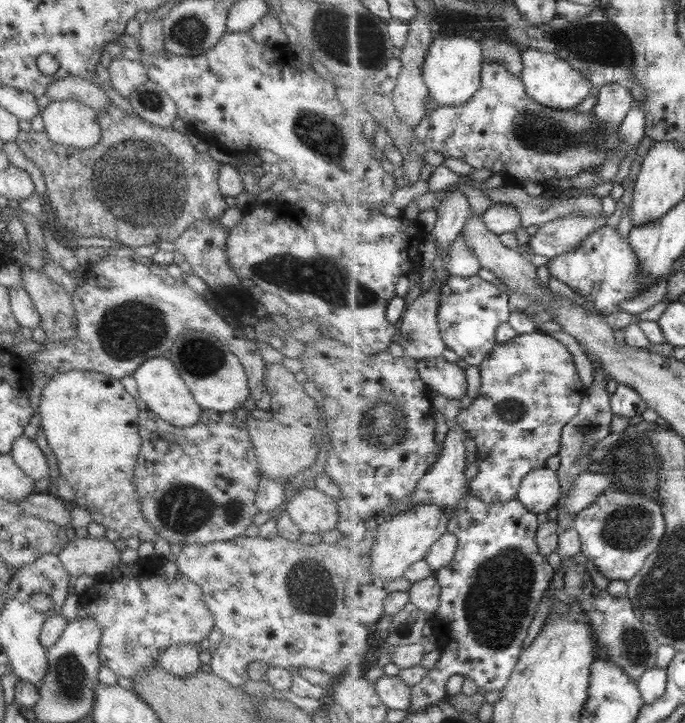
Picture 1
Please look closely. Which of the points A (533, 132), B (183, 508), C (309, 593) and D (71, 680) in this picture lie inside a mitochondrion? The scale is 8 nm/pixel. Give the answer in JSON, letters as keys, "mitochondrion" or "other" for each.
{"A":"mitochondrion","B":"mitochondrion","C":"mitochondrion","D":"mitochondrion"}

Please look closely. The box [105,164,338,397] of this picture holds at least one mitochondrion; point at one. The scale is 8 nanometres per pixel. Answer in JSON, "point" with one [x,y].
{"point":[198,357]}

